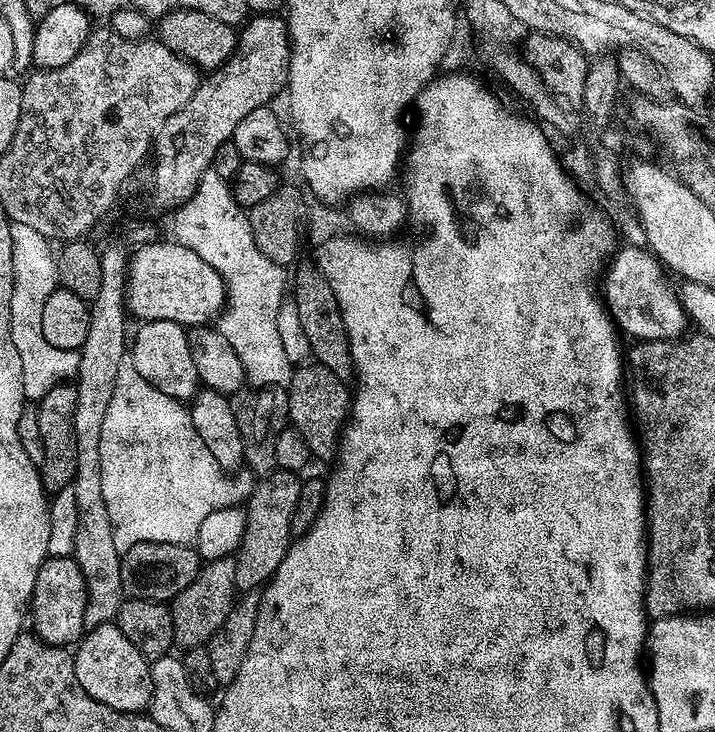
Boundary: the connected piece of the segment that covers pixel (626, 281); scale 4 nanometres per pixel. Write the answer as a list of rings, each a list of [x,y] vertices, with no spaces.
[[[644,246],[624,248],[618,252],[607,261],[609,264],[604,272],[604,292],[602,288],[602,299],[609,316],[616,321],[617,329],[625,337],[633,336],[631,339],[636,342],[683,337],[686,332],[684,327],[689,327],[690,319],[680,305],[677,289],[671,288],[664,277],[664,265]]]

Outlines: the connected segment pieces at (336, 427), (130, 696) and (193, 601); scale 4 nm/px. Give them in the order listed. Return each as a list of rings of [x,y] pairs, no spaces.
[[[317,362],[301,363],[293,371],[288,384],[288,418],[291,427],[306,438],[313,457],[318,461],[331,461],[340,447],[340,433],[350,415],[350,388],[326,366]]]
[[[115,623],[99,625],[80,637],[74,648],[74,674],[90,698],[119,712],[143,713],[152,703],[152,665]]]
[[[231,559],[209,560],[201,567],[198,578],[182,590],[170,602],[172,609],[172,625],[174,626],[174,641],[181,644],[181,649],[199,648],[207,645],[215,632],[224,624],[228,612],[234,603],[236,586],[236,565]]]

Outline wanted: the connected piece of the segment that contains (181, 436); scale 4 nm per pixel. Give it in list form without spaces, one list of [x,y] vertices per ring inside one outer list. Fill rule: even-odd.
[[[125,358],[118,367],[114,392],[102,423],[100,452],[101,470],[118,470],[118,478],[128,488],[130,512],[134,510],[136,526],[132,538],[148,538],[148,542],[191,545],[208,514],[223,507],[243,505],[254,487],[253,473],[240,470],[232,475],[214,462],[214,454],[210,454],[210,450],[206,450],[196,437],[191,411],[181,401],[170,398],[170,394],[162,394],[162,390],[147,384],[142,374],[134,370],[134,362],[130,358]]]

